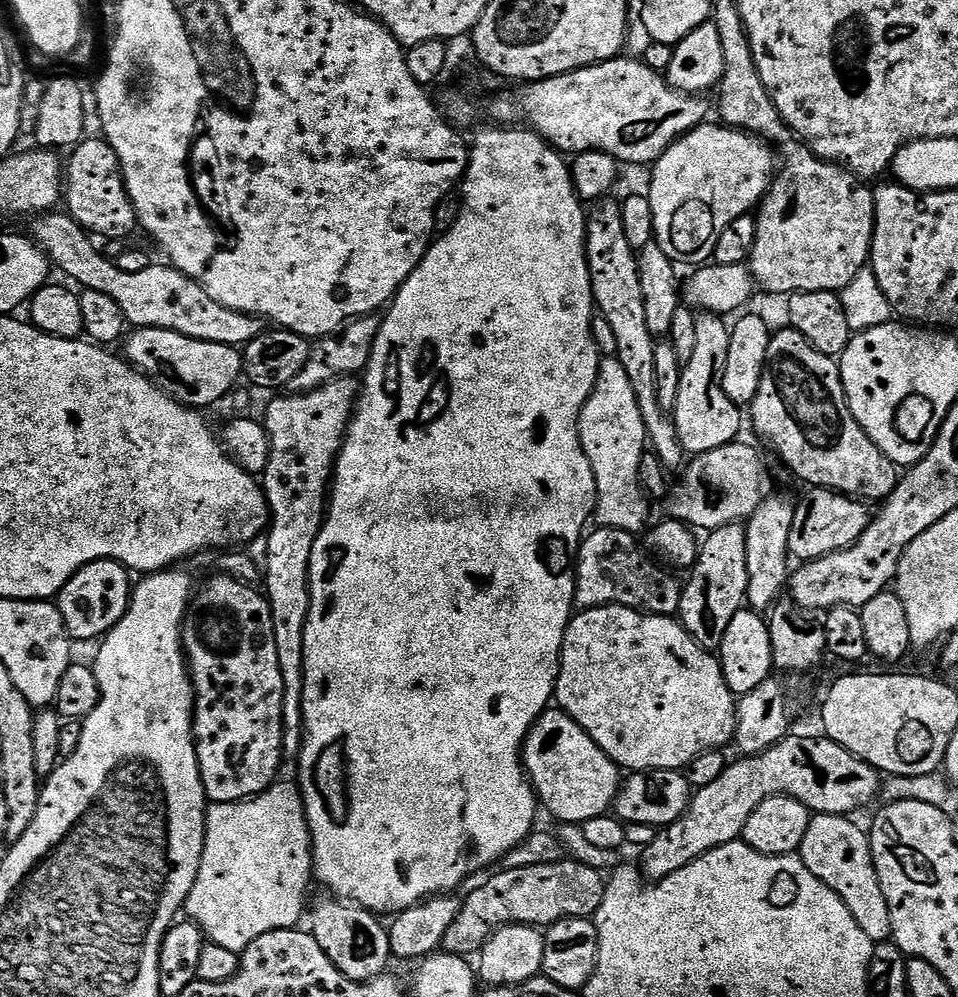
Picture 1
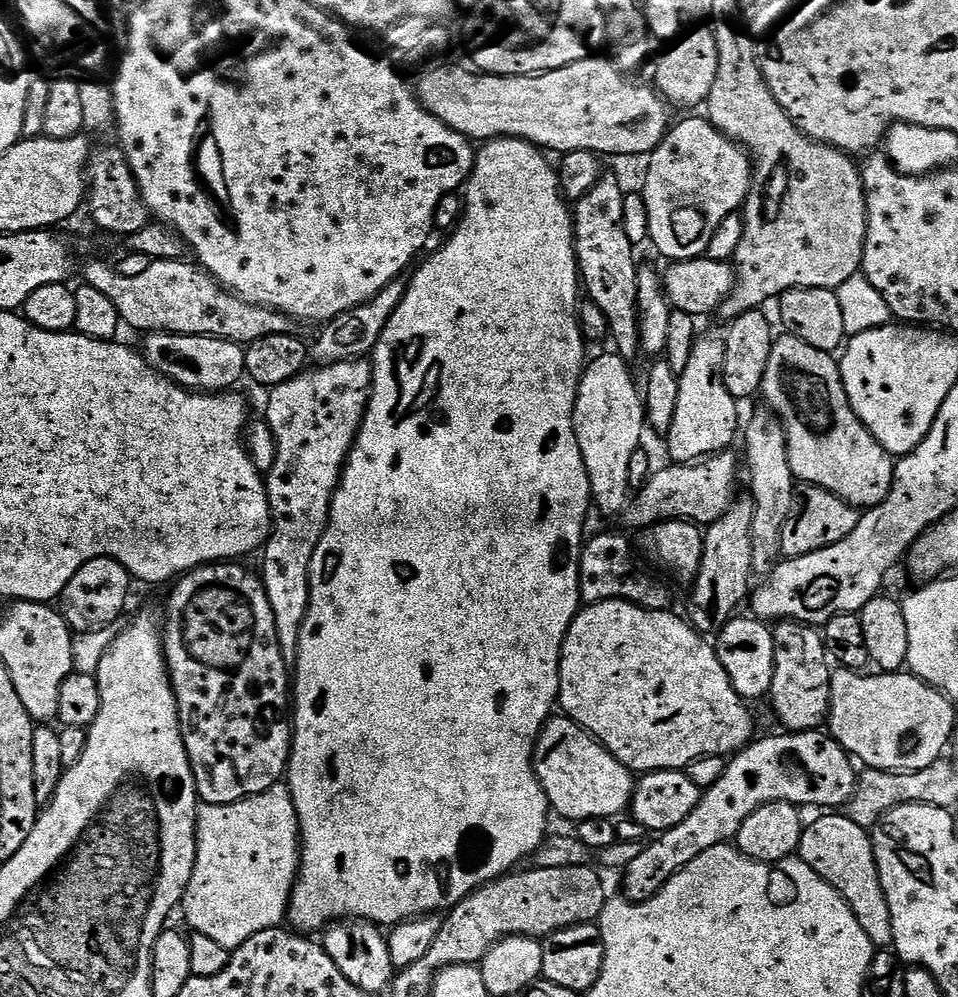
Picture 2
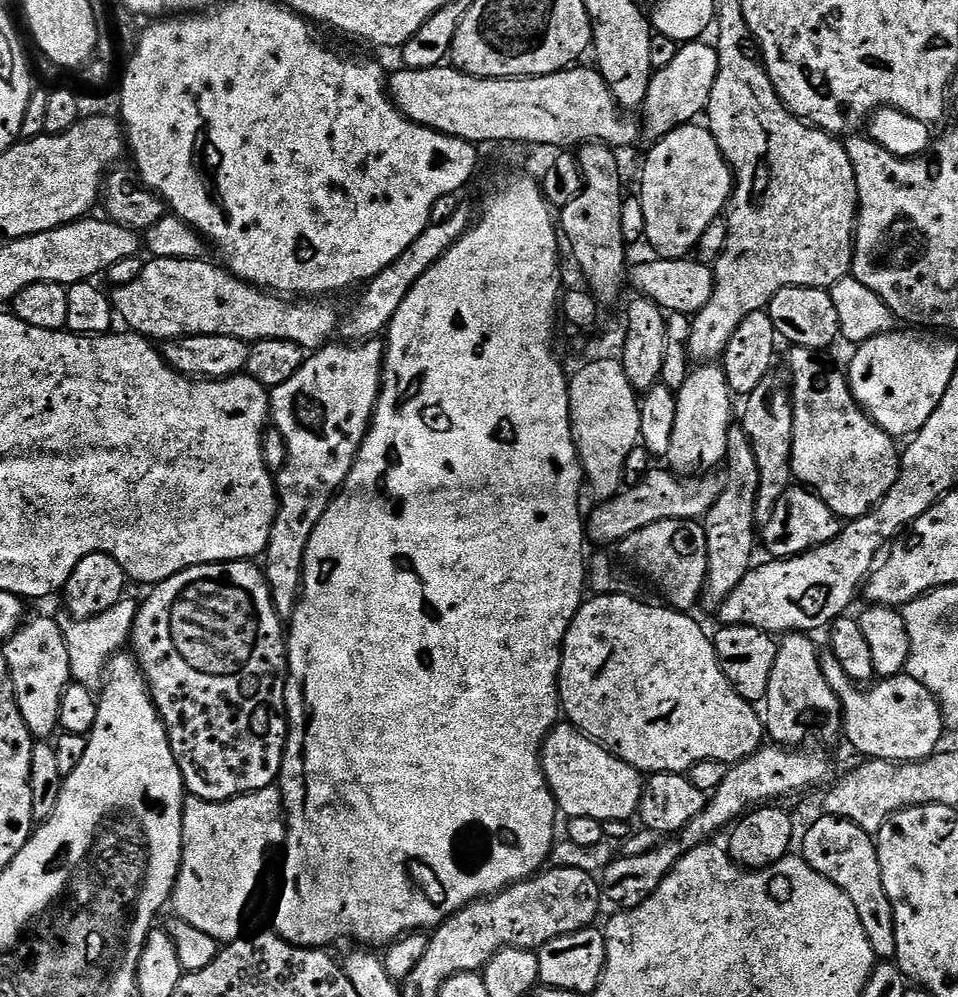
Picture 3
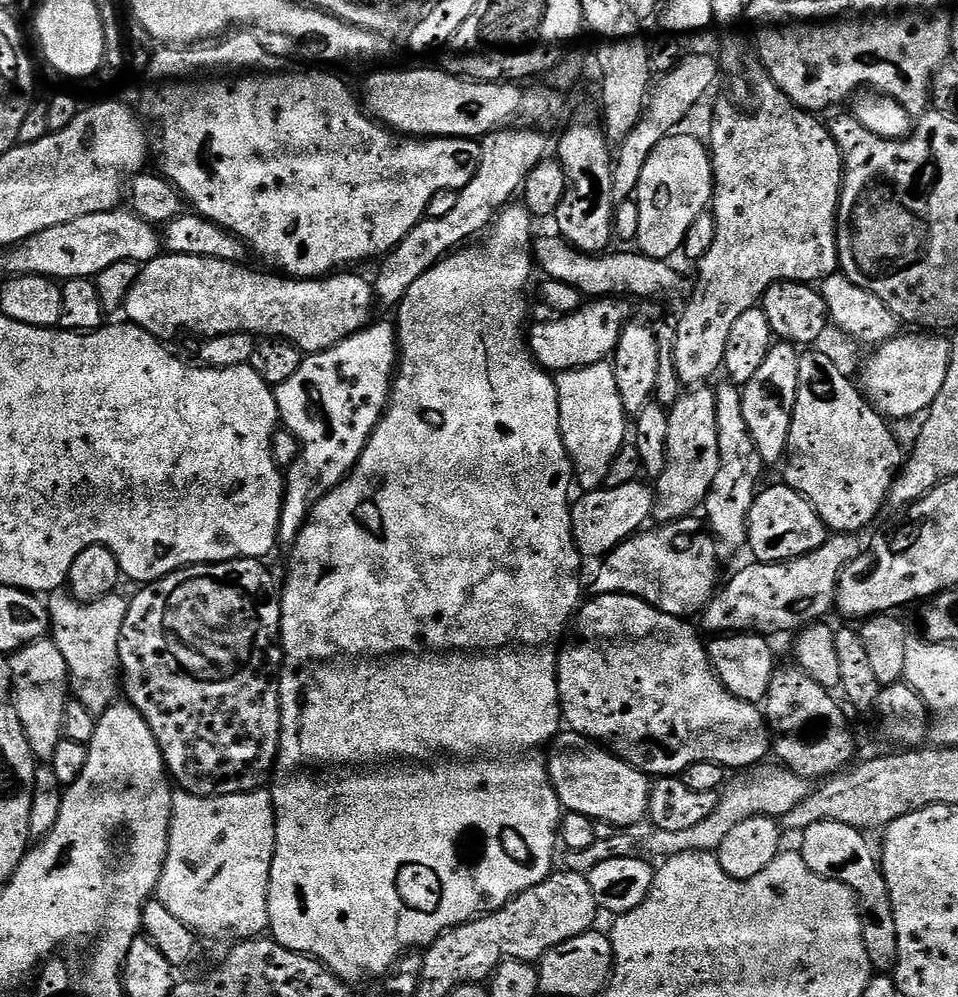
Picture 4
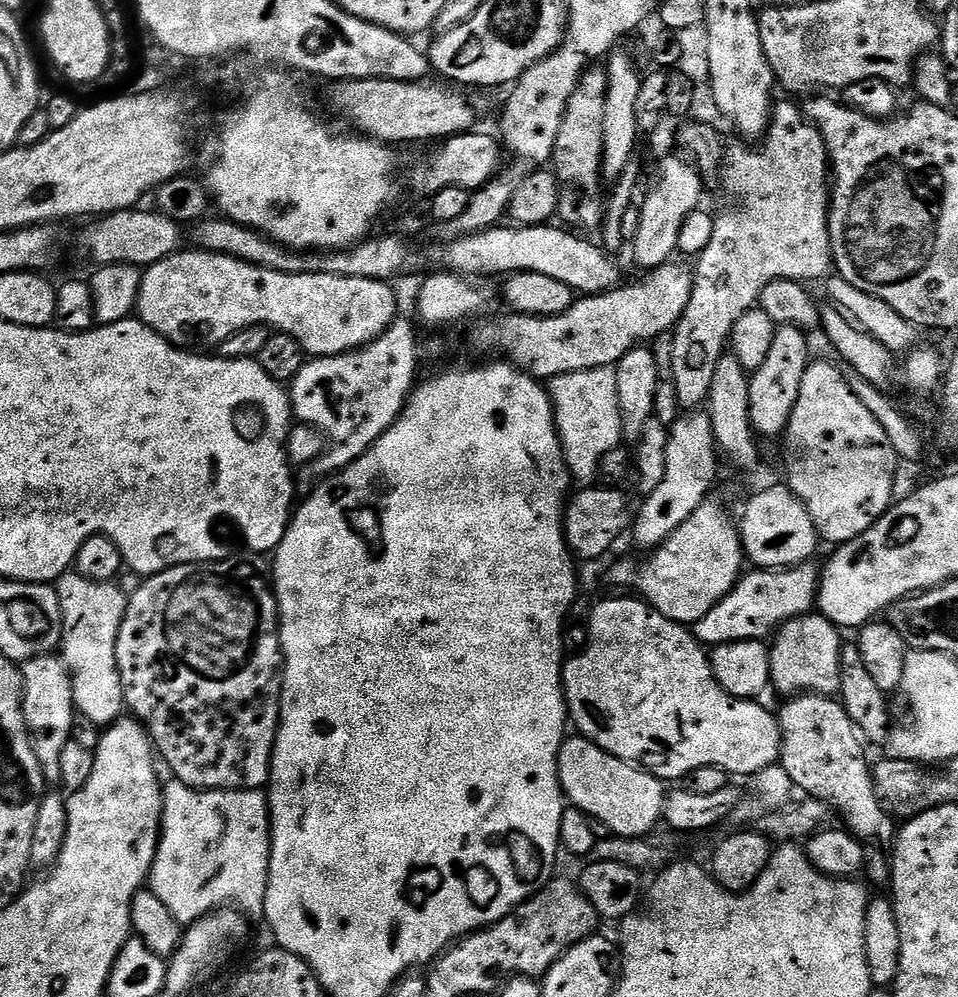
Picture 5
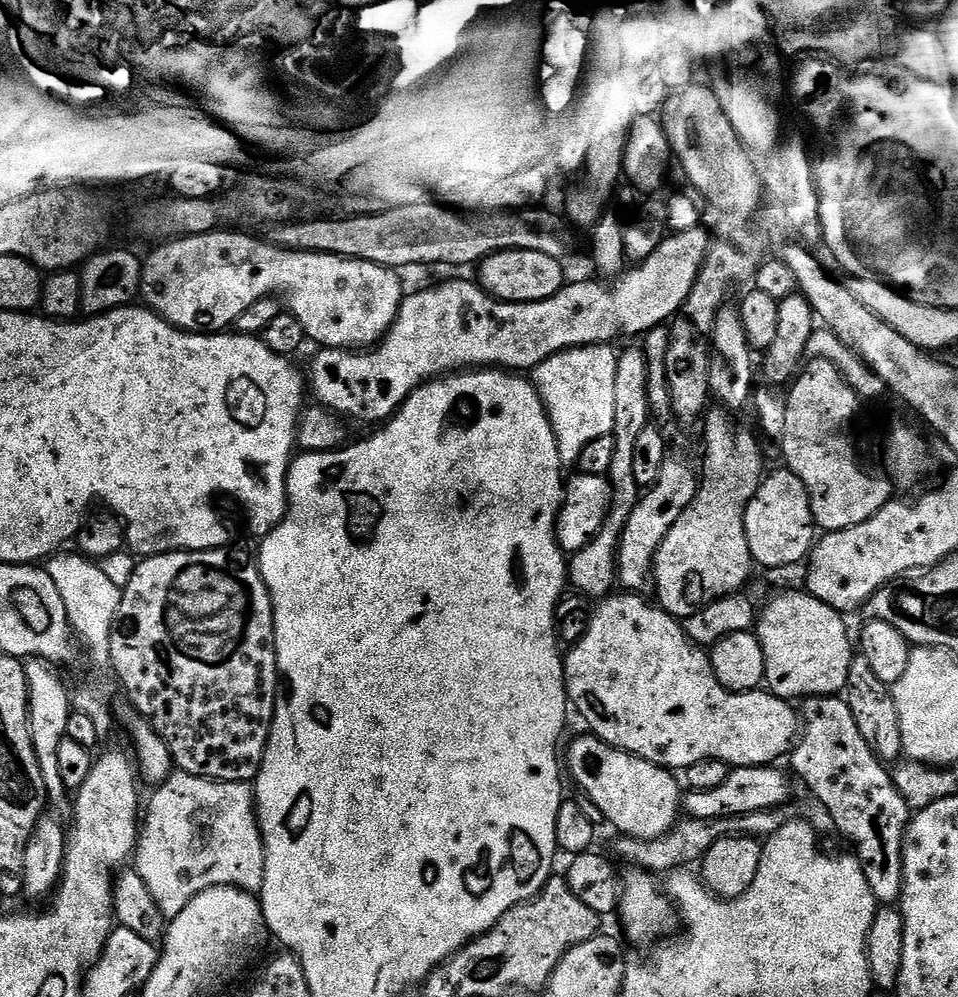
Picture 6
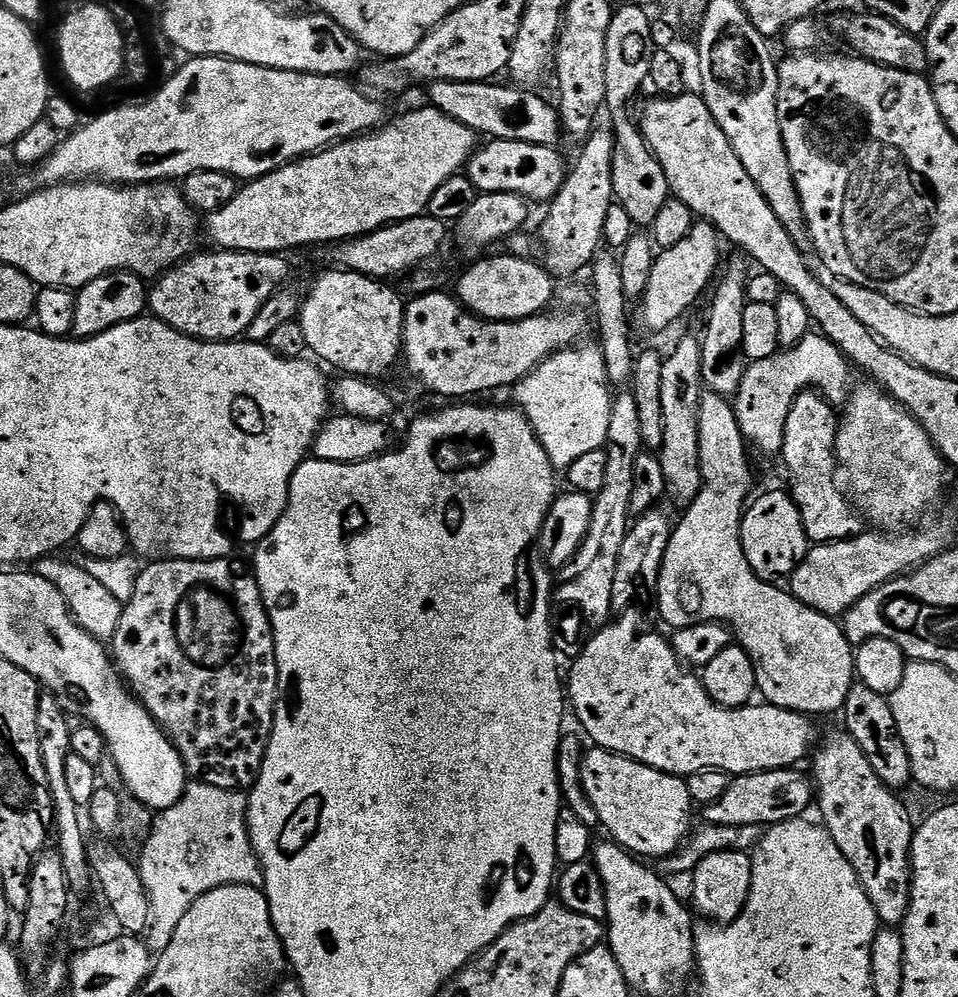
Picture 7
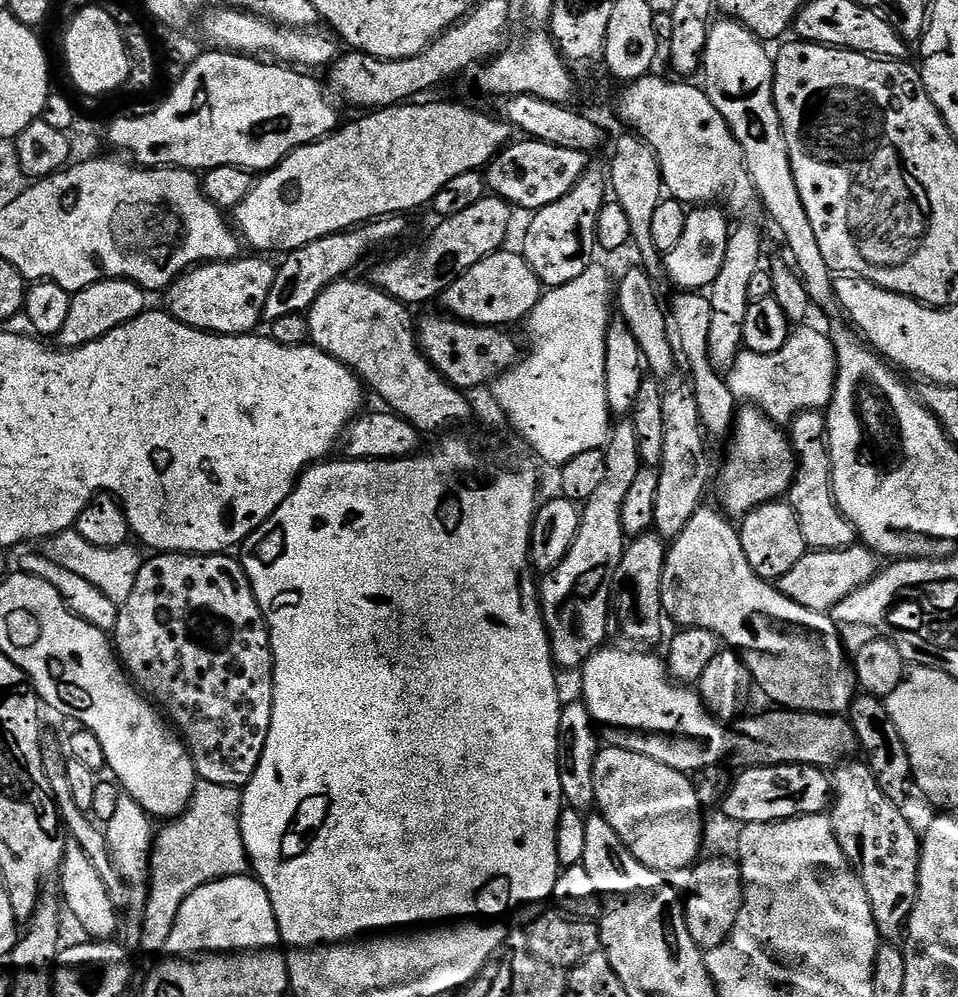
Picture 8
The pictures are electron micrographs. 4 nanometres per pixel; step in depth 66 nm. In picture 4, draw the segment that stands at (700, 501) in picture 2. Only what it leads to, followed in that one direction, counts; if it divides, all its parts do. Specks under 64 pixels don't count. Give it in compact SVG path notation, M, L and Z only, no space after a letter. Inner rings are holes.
M636 479L622 486L597 488L595 492L584 492L581 500L572 504L572 533L581 557L607 556L623 540L637 535L647 525L644 523L648 519L653 519L656 497L653 489L644 484Z

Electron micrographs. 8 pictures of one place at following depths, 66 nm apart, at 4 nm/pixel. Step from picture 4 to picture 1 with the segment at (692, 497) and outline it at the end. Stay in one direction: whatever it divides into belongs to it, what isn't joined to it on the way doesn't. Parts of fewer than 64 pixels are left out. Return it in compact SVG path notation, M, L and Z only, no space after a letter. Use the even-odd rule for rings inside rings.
M701 311L696 318L694 326L694 354L690 359L683 361L682 386L678 386L678 402L674 419L678 438L682 442L685 453L699 454L718 450L718 446L726 446L737 439L740 432L741 409L733 400L726 398L726 390L722 390L720 376L726 366L726 354L730 354L730 328L723 315L716 315L712 312Z

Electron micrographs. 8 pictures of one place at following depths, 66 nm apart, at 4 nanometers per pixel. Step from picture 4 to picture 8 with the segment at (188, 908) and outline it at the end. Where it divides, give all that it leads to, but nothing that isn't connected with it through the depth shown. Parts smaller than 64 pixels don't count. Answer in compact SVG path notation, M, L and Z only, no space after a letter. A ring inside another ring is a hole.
M200 780L196 785L191 802L188 803L188 809L175 820L165 823L161 832L159 829L155 833L152 845L152 863L148 866L148 901L144 907L140 925L139 951L141 953L163 953L166 942L170 942L170 930L174 930L178 910L182 906L182 902L186 902L186 898L190 898L190 894L194 894L194 890L227 876L243 876L249 871L248 851L244 849L240 829L241 795L240 788Z

